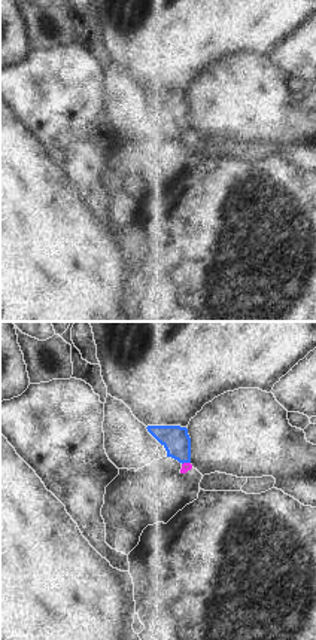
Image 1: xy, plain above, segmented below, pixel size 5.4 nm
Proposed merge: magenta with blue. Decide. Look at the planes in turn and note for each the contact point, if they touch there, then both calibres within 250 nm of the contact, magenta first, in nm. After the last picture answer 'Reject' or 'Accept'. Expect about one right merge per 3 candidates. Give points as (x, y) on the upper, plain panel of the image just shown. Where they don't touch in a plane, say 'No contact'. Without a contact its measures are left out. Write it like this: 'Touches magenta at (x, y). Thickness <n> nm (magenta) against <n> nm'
Touches magenta at (185, 130). Thickness 50 nm (magenta) against 150 nm.

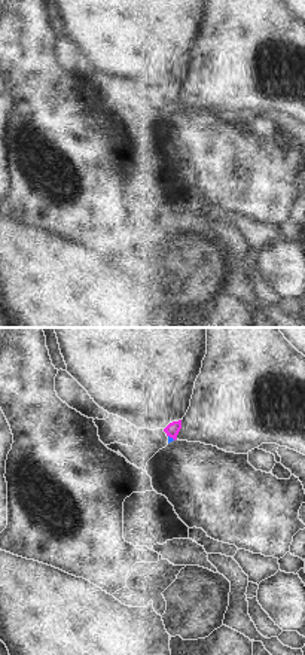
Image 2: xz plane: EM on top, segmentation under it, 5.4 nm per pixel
Touches magenta at (171, 103). Thickness 70 nm (magenta) against 30 nm.

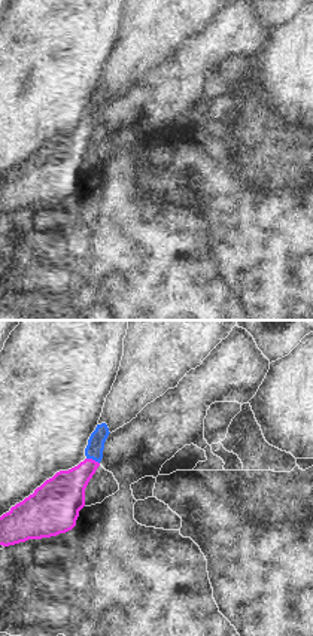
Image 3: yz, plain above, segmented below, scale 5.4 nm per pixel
Touches magenta at (91, 125). Thickness 240 nm (magenta) against 100 nm.

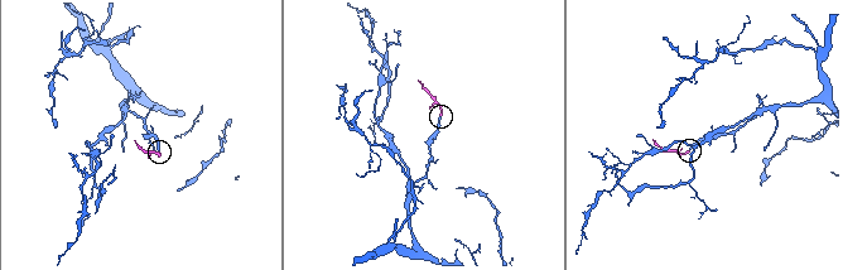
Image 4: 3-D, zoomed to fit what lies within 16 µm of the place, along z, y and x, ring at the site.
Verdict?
Accept.

